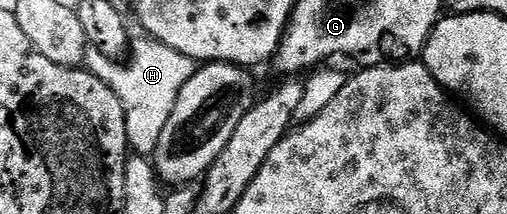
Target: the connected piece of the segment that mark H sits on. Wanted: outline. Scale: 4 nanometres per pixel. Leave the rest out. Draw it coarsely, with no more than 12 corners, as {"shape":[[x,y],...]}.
{"shape":[[151,37],[128,63],[86,67],[122,103],[126,137],[150,157],[196,60]]}

